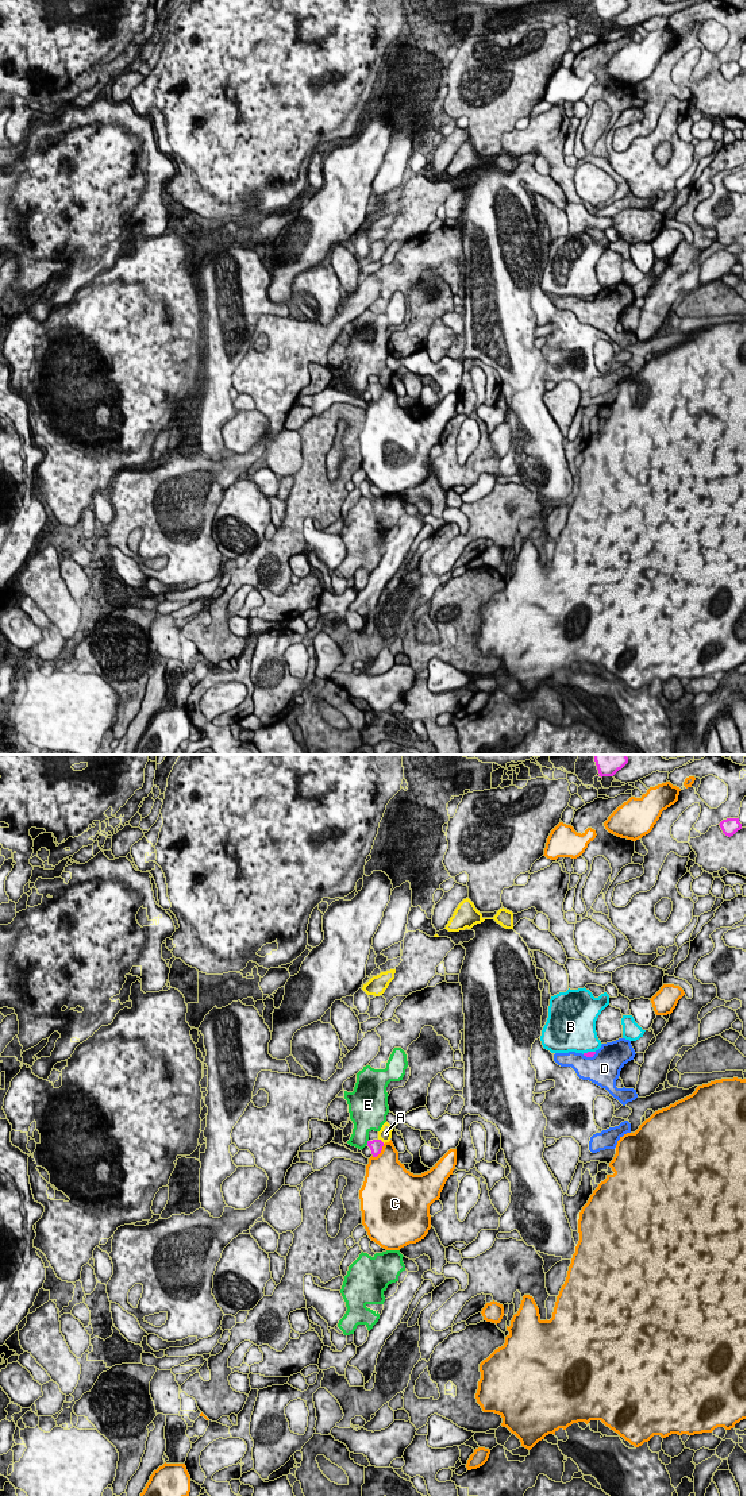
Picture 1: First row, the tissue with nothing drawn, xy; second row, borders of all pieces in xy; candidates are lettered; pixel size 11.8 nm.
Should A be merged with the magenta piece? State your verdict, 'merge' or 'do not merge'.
do not merge

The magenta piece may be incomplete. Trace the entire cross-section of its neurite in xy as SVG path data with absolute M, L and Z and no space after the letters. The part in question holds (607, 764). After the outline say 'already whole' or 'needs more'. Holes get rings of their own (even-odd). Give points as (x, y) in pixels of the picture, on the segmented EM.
M594 755L598 776L613 776L627 763L627 755Z; already whole

